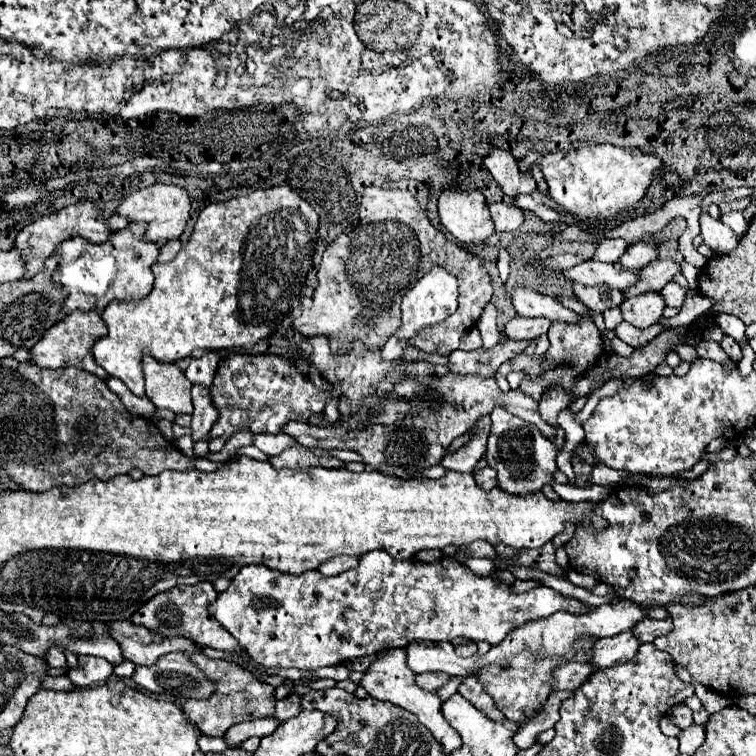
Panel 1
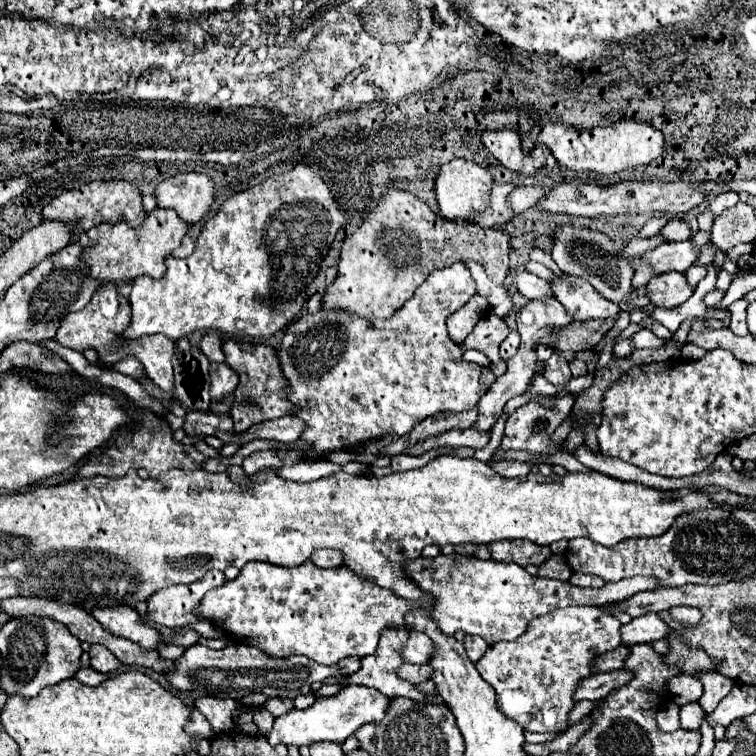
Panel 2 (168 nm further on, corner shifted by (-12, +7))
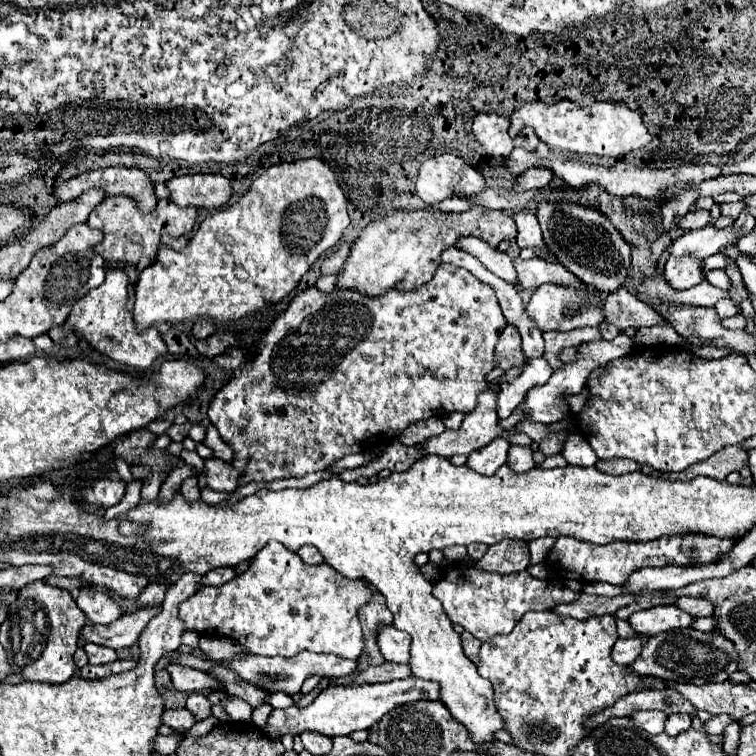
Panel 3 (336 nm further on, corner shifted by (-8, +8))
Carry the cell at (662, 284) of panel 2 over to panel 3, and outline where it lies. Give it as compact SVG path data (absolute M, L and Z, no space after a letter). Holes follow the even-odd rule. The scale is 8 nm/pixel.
M670 257L664 267L664 279L672 289L690 289L702 283L702 263L694 257Z

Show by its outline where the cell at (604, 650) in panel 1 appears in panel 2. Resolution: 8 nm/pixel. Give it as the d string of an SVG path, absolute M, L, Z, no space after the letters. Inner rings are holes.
M650 612L650 614L638 616L632 622L622 626L622 644L634 646L634 644L642 644L642 642L652 642L652 640L666 638L670 632L672 632L672 628L658 614Z

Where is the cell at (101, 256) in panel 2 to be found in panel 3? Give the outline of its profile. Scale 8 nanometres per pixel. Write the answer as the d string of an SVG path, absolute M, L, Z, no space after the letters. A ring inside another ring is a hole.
M106 197L90 213L90 219L88 219L90 227L96 227L104 233L102 243L92 247L92 251L96 255L104 257L108 263L128 263L128 265L136 265L138 269L144 269L154 263L156 253L162 245L162 241L160 241L162 235L172 235L172 237L188 235L196 223L196 215L198 215L196 209L192 209L192 207L180 209L170 199L158 201L158 205L152 213L142 215L130 197Z

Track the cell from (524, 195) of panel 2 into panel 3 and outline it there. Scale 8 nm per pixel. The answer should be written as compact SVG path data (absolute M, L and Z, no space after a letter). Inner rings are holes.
M532 167L528 169L524 175L520 175L512 187L514 193L524 193L530 189L542 189L544 185L548 185L552 181L552 171L544 169L544 167Z

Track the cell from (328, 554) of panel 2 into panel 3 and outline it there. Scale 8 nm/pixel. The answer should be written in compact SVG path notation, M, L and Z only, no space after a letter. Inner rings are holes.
M304 545L302 549L298 549L298 555L308 563L308 565L320 565L324 563L324 557L320 555L320 551L314 545Z

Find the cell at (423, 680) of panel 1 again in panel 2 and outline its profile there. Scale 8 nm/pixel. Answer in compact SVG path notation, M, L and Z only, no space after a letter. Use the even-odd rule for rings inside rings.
M402 664L402 666L396 670L396 674L398 674L402 680L408 680L408 682L412 682L412 684L420 684L420 682L424 682L424 680L430 680L432 668L430 668L428 664L420 664L420 666L416 666L416 664Z

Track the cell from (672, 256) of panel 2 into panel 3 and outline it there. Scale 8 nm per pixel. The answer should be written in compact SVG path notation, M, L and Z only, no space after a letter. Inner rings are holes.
M712 225L702 227L702 229L696 229L696 231L688 231L682 237L674 239L668 245L668 255L670 257L688 255L688 257L694 257L694 259L706 259L710 255L716 255L720 247L738 241L738 237L740 235L732 227L722 229L722 231L714 229Z

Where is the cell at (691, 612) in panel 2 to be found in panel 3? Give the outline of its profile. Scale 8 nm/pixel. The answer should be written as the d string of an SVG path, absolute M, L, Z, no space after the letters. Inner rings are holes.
M680 597L676 601L676 605L682 611L690 613L692 617L710 617L712 611L714 611L714 605L708 603L706 599L700 599L700 597Z

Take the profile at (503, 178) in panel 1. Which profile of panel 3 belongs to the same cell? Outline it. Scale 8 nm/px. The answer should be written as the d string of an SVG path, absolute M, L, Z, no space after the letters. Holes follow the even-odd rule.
M478 113L474 117L472 133L490 157L506 159L514 149L514 143L508 135L508 127L510 121L506 117L500 117L496 113Z

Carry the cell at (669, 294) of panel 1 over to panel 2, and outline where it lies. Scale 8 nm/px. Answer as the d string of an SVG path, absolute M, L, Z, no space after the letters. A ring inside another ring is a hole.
M692 266L692 268L688 268L686 270L686 278L688 278L688 284L694 288L704 276L706 276L706 272L708 272L708 266Z

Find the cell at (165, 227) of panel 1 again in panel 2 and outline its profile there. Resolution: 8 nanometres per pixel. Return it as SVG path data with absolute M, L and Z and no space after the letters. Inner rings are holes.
M196 172L176 174L158 184L156 198L160 208L172 208L184 222L196 224L214 204L214 180Z

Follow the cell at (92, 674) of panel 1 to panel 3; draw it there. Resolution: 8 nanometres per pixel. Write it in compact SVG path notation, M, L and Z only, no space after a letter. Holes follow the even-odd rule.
M86 643L84 645L84 651L86 651L88 661L92 665L104 665L104 663L116 661L116 651L108 649L108 647L100 647L100 645L94 645L94 643Z

